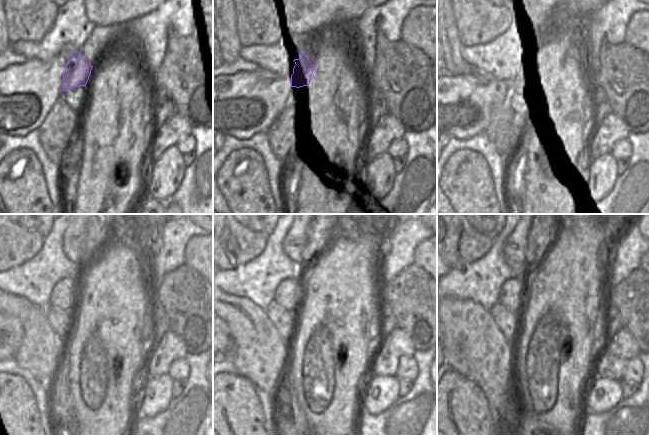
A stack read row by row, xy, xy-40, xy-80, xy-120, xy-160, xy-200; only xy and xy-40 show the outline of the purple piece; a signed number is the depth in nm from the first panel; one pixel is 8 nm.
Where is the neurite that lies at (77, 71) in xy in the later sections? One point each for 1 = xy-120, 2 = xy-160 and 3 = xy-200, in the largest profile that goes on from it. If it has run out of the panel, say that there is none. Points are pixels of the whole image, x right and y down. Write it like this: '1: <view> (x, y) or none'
1: xy-120 (62, 296)
2: xy-160 (287, 292)
3: xy-200 (511, 294)

